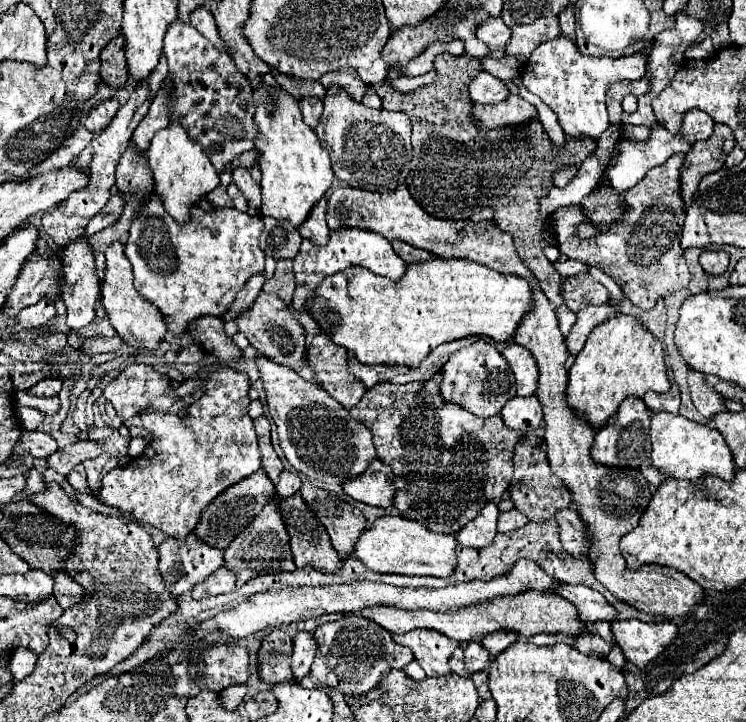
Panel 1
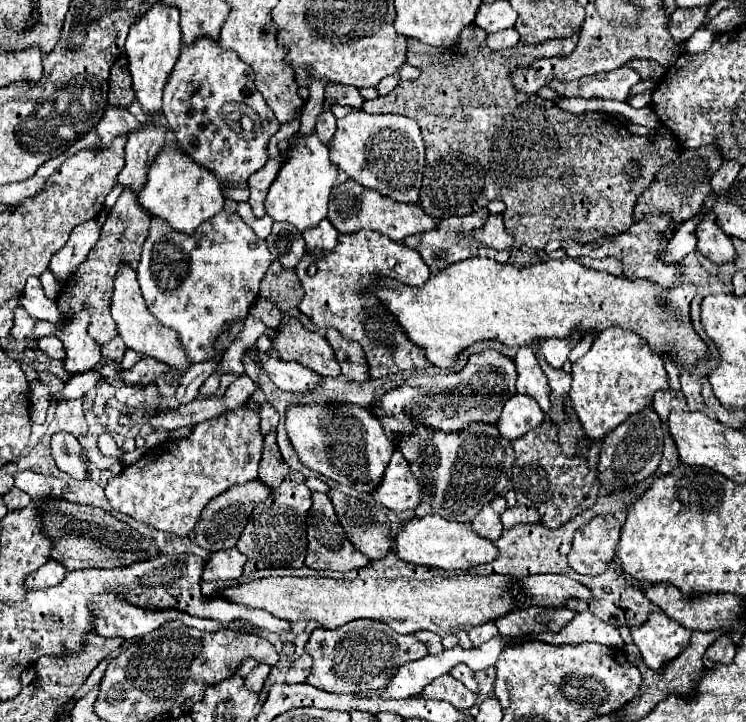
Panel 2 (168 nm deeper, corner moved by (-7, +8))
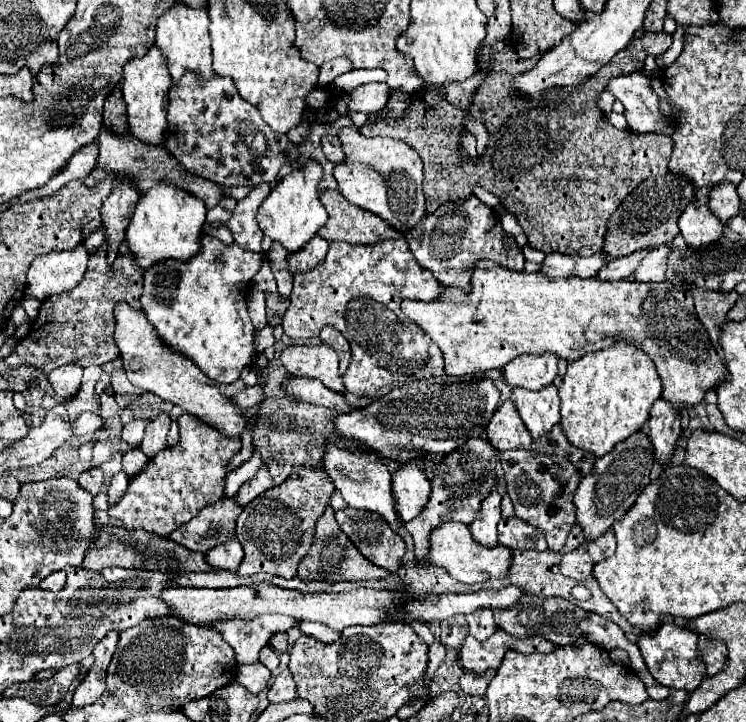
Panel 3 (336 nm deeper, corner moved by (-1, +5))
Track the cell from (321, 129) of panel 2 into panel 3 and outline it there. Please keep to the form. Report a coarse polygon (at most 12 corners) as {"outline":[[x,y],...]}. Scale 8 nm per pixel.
{"outline":[[336,135],[322,137],[322,151],[332,163],[344,159]]}

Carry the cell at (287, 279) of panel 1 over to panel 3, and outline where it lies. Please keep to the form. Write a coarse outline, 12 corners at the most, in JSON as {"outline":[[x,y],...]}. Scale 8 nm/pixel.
{"outline":[[266,293],[266,315],[272,327],[282,323],[288,297]]}

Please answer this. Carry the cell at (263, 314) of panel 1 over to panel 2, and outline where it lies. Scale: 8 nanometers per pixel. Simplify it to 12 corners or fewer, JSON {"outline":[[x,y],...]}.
{"outline":[[284,322],[272,346],[280,360],[320,376],[340,374],[326,336]]}

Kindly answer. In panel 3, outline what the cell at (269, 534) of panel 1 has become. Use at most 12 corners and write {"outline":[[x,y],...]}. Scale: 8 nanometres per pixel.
{"outline":[[298,465],[236,521],[238,575],[286,579],[334,485]]}

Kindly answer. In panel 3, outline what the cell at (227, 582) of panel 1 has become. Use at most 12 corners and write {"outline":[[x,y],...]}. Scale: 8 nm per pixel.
{"outline":[[234,539],[206,553],[212,569],[236,573],[244,557]]}

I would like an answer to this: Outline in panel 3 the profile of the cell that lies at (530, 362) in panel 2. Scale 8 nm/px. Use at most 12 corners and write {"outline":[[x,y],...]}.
{"outline":[[556,385],[512,387],[510,399],[532,439],[560,421]]}

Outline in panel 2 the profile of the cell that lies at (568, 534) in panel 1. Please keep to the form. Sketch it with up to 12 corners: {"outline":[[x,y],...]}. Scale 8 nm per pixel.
{"outline":[[592,518],[576,530],[568,564],[596,576],[614,558],[620,522]]}

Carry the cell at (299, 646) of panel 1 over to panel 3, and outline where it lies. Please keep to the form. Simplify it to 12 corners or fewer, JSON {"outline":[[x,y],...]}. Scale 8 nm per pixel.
{"outline":[[288,669],[270,687],[270,703],[296,697],[294,677]]}

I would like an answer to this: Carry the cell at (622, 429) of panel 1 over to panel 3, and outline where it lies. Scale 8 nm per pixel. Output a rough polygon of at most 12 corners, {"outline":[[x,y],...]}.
{"outline":[[640,429],[598,457],[574,505],[600,537],[650,483],[654,447]]}

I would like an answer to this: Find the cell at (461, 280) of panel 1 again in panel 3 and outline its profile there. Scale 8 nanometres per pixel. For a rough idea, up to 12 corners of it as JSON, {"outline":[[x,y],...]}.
{"outline":[[480,259],[402,301],[446,375],[626,341],[678,411],[722,383],[690,293]]}

